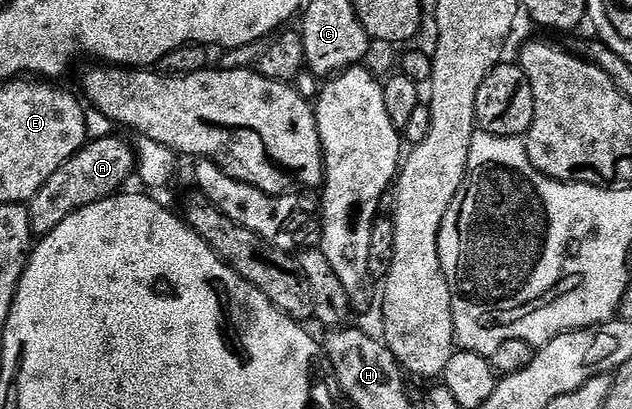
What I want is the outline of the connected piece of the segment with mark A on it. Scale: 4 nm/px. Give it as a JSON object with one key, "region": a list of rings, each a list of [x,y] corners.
{"region":[[[100,137],[89,140],[27,202],[30,215],[30,227],[37,238],[50,235],[58,223],[62,223],[78,209],[105,201],[107,197],[119,194],[125,188],[128,176],[133,176],[136,167],[136,151],[131,144],[127,145],[120,137]]]}

